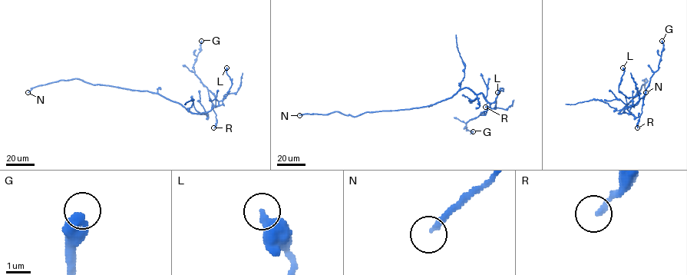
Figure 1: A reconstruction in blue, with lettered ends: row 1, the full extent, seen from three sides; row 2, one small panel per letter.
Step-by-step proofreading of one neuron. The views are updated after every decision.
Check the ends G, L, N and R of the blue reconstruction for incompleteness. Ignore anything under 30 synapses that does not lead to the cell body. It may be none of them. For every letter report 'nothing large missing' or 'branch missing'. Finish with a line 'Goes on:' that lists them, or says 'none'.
G: nothing large missing
L: nothing large missing
N: branch missing
R: nothing large missing
Goes on: N

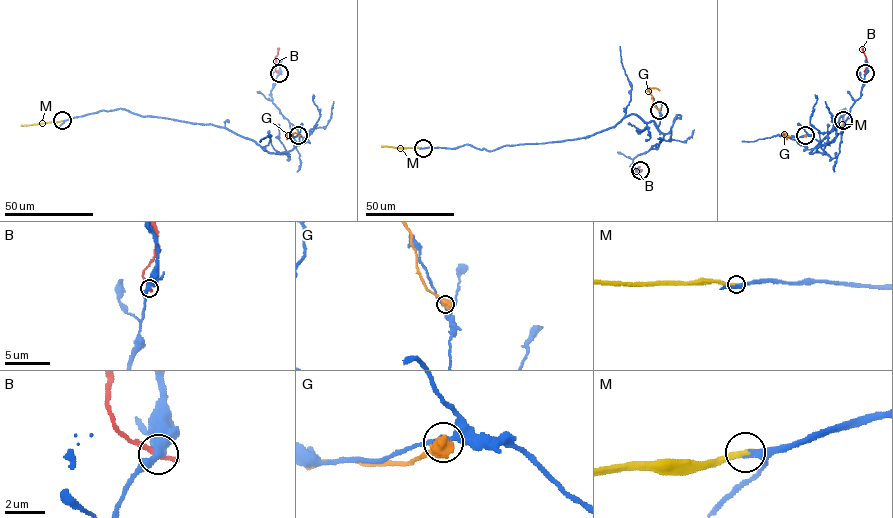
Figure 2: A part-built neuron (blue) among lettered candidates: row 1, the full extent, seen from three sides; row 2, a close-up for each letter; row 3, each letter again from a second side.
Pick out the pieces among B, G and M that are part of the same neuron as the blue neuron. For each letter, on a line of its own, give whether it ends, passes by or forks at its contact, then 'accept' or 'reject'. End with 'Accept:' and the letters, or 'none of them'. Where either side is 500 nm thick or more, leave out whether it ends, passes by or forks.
B: it ends; reject
G: reject
M: it ends; accept
Accept: M

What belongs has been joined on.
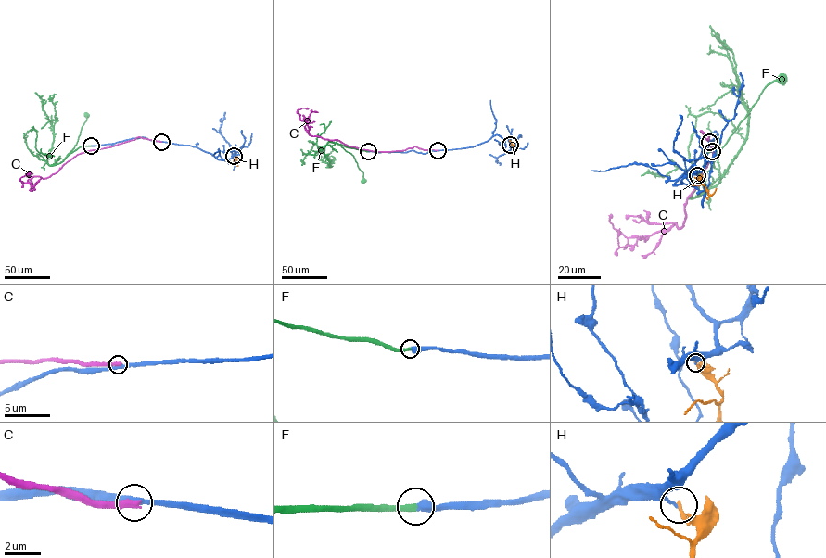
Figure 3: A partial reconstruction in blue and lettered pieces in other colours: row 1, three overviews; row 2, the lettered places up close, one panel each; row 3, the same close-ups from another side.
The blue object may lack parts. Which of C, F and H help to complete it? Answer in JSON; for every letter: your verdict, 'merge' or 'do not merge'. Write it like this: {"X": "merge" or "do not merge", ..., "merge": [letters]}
{"C": "do not merge", "F": "merge", "H": "do not merge", "merge": ["F"]}

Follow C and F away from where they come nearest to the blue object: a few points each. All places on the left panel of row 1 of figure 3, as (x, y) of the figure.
C: (161, 141), (137, 137), (82, 152), (49, 176), (34, 176), (27, 183), (21, 183), (19, 179), (31, 172)
F: (91, 145), (79, 147), (59, 163), (49, 165), (53, 129), (36, 92)

